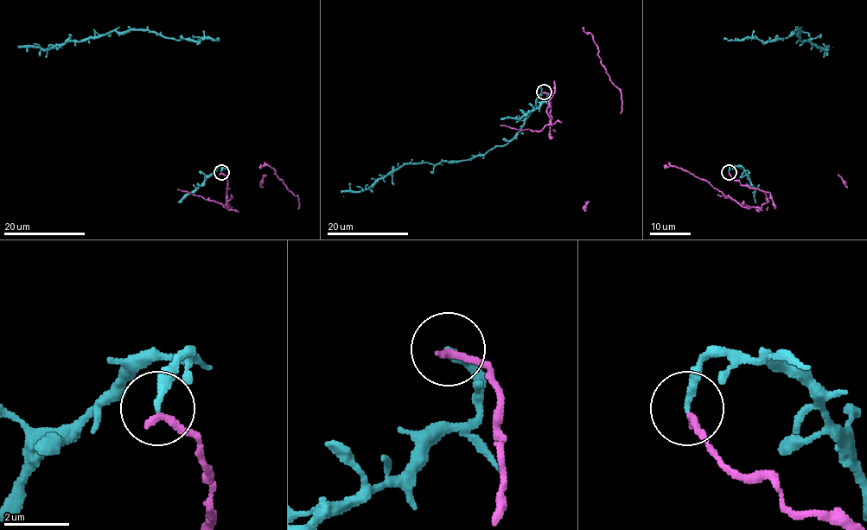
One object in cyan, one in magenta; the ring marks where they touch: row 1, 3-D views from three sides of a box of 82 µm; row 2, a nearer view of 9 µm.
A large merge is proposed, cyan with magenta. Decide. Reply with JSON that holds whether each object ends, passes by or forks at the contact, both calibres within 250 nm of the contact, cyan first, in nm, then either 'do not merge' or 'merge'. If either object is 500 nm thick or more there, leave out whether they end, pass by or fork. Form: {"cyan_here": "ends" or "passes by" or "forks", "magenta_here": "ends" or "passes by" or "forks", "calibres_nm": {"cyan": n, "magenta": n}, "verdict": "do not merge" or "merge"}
{"cyan_here": "ends", "magenta_here": "ends", "calibres_nm": {"cyan": 220, "magenta": 220}, "verdict": "do not merge"}

